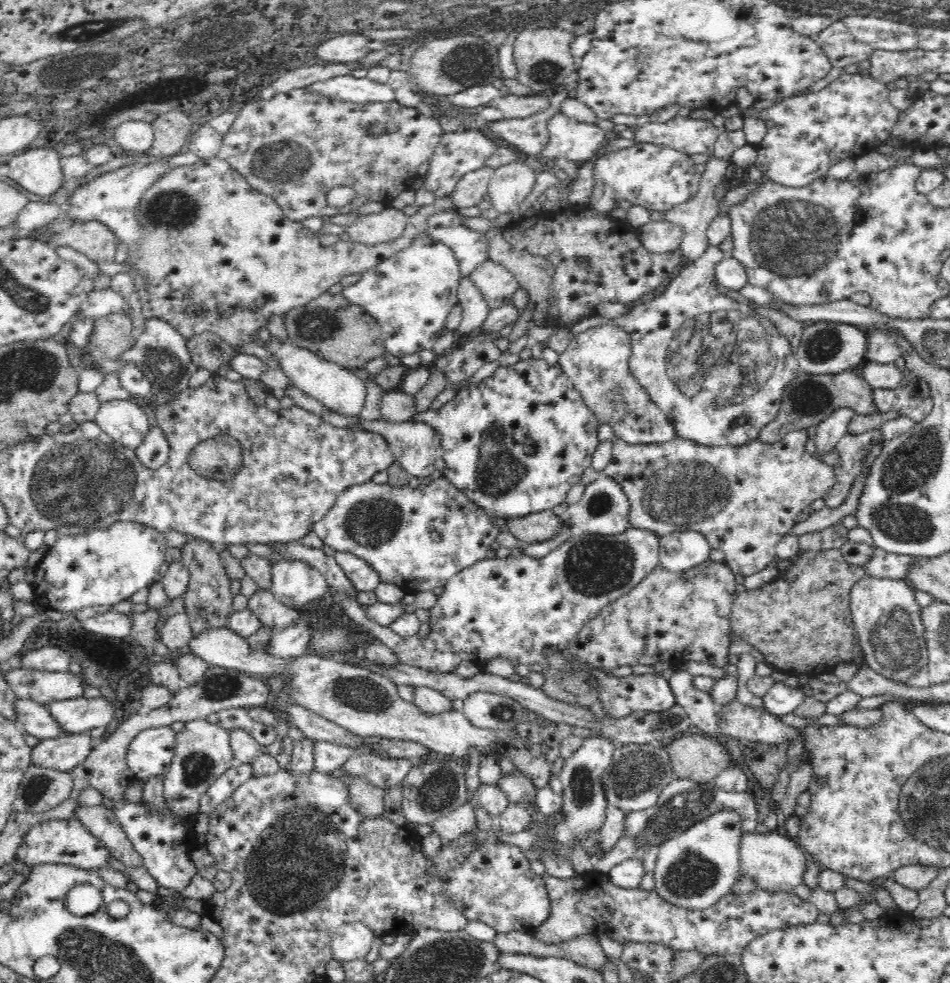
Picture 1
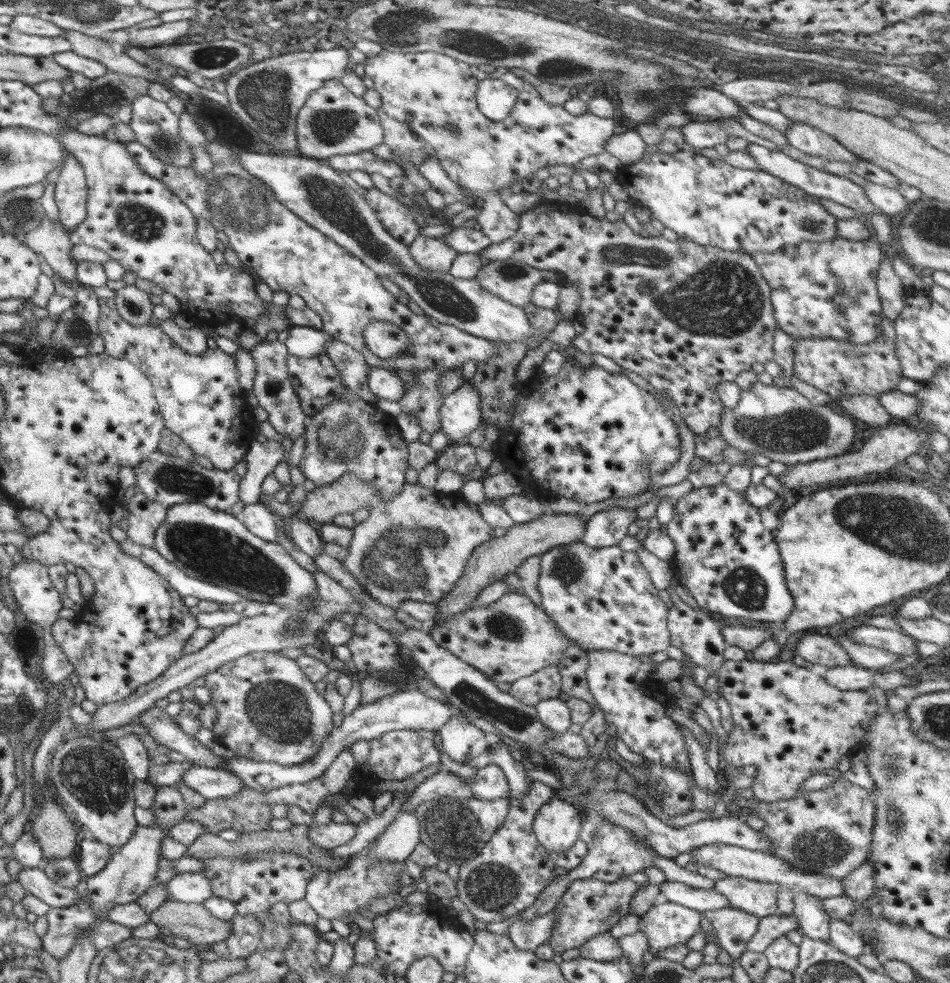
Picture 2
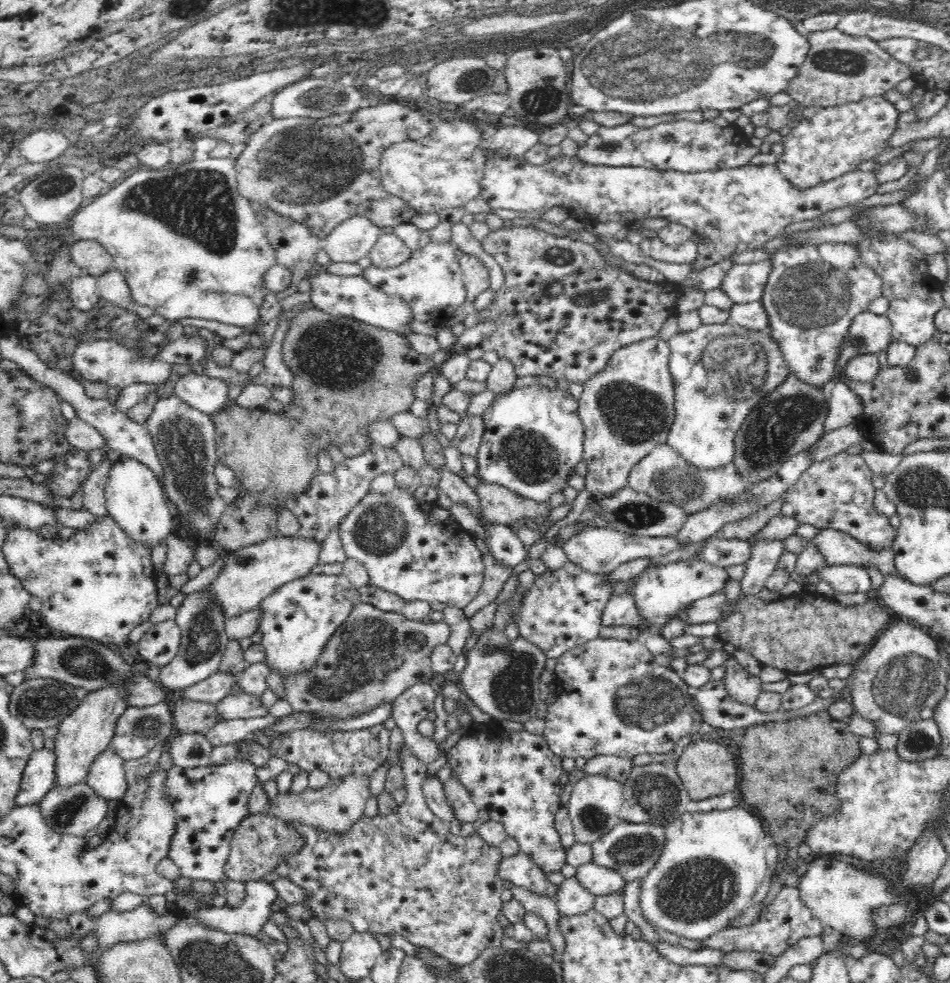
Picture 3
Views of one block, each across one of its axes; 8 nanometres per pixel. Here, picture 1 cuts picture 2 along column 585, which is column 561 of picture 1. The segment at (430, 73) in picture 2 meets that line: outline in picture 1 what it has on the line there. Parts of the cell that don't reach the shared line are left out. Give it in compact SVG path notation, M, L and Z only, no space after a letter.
M556 113L548 122L548 144L535 156L546 164L555 158L566 158L579 165L601 155L609 135L595 124L578 122Z

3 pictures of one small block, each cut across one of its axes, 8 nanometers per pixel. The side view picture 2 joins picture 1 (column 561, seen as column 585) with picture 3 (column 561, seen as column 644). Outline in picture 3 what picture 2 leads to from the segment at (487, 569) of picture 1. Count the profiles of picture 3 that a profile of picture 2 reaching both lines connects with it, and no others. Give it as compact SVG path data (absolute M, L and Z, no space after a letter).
M569 561L562 569L547 568L543 576L535 577L531 589L507 623L518 617L519 634L542 649L547 657L557 659L567 650L599 637L602 613L612 598L606 578L606 574L590 574Z

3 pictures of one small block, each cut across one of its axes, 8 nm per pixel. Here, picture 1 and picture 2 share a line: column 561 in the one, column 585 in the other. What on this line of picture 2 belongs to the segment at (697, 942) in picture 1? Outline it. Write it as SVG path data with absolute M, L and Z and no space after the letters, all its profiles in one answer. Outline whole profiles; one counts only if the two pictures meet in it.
M624 877L614 882L602 882L597 878L587 878L582 880L574 880L566 892L562 894L558 904L556 904L556 926L552 932L551 940L548 941L554 952L562 954L565 950L570 948L580 948L589 938L596 936L596 934L604 934L609 932L610 928L622 918L630 914L630 902L634 898L634 894L638 892L638 883Z

